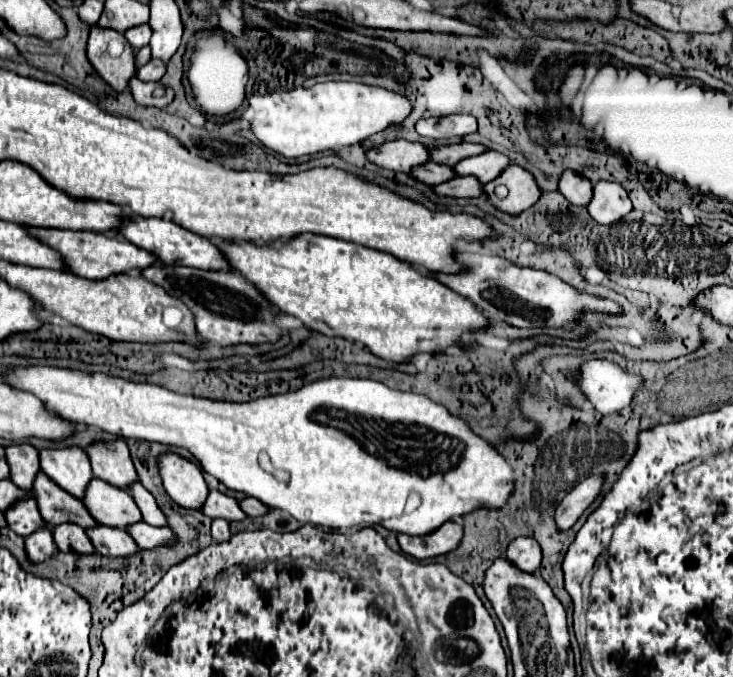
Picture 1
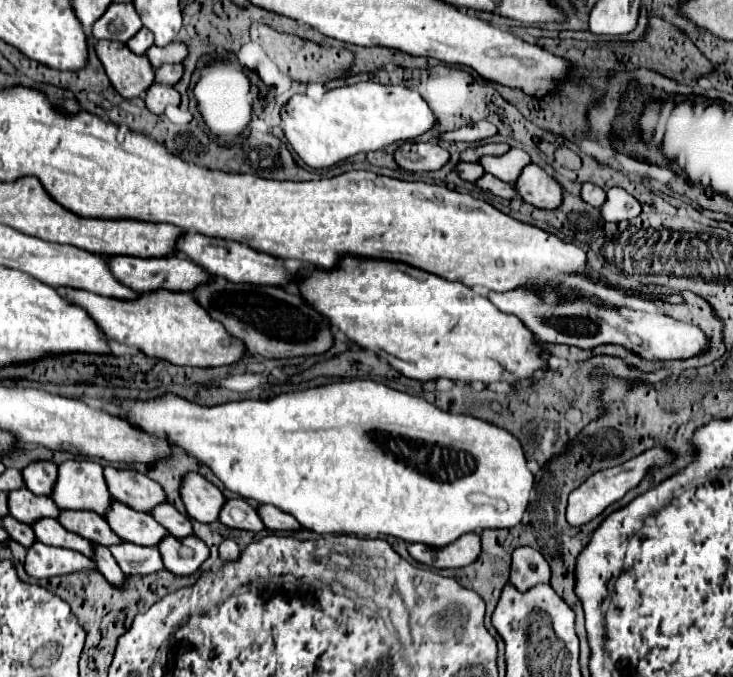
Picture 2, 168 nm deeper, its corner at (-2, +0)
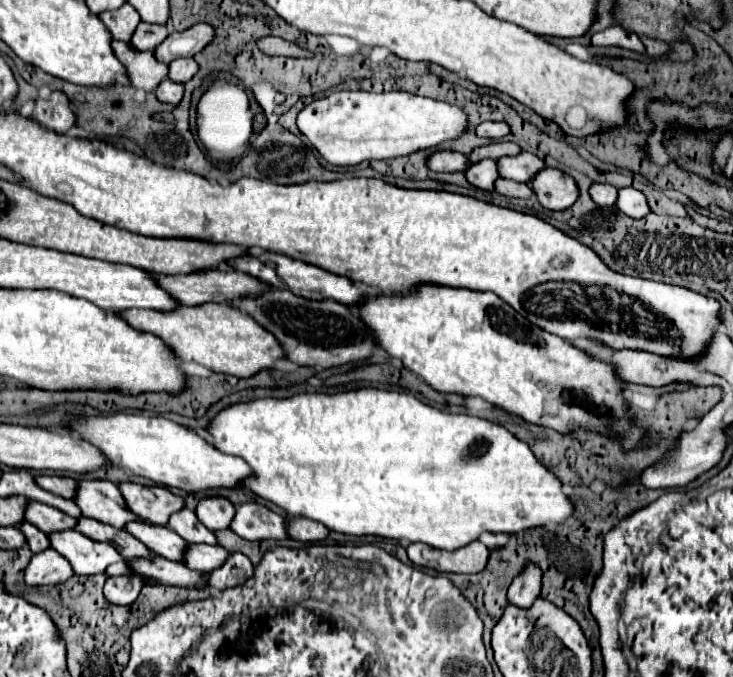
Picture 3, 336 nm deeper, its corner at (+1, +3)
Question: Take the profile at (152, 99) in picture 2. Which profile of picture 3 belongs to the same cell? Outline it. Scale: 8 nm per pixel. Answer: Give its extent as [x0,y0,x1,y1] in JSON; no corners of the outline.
[156,78,184,104]

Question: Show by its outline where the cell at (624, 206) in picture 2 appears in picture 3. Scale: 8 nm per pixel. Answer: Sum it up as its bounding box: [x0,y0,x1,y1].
[616,188,650,218]

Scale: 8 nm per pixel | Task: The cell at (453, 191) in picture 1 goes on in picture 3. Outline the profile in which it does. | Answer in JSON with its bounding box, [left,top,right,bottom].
[496,178,534,198]

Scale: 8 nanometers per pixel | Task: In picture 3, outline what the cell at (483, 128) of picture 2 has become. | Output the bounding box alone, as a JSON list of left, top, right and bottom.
[476,122,510,140]

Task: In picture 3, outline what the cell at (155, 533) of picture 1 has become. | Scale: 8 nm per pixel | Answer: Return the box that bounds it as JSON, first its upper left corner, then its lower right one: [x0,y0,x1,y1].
[188,544,230,570]

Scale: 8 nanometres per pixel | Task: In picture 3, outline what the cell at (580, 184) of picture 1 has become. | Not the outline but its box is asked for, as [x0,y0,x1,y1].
[590,184,618,206]

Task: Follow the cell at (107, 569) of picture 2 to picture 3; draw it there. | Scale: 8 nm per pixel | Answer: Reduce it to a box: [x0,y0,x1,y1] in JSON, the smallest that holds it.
[104,576,142,606]

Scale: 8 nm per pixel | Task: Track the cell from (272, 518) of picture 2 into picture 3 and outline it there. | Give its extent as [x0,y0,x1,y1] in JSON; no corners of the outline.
[288,518,330,542]

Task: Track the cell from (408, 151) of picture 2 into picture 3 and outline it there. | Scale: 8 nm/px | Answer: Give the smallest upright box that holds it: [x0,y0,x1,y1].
[428,150,470,172]

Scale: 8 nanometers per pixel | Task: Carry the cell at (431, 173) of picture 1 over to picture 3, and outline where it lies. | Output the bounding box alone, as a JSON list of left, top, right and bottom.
[466,160,500,190]

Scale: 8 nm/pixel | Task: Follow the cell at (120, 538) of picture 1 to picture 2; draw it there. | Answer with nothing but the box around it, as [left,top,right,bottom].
[109,541,163,575]

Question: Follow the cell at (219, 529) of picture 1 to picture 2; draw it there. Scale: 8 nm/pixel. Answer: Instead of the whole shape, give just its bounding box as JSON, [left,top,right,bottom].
[219,539,239,561]

